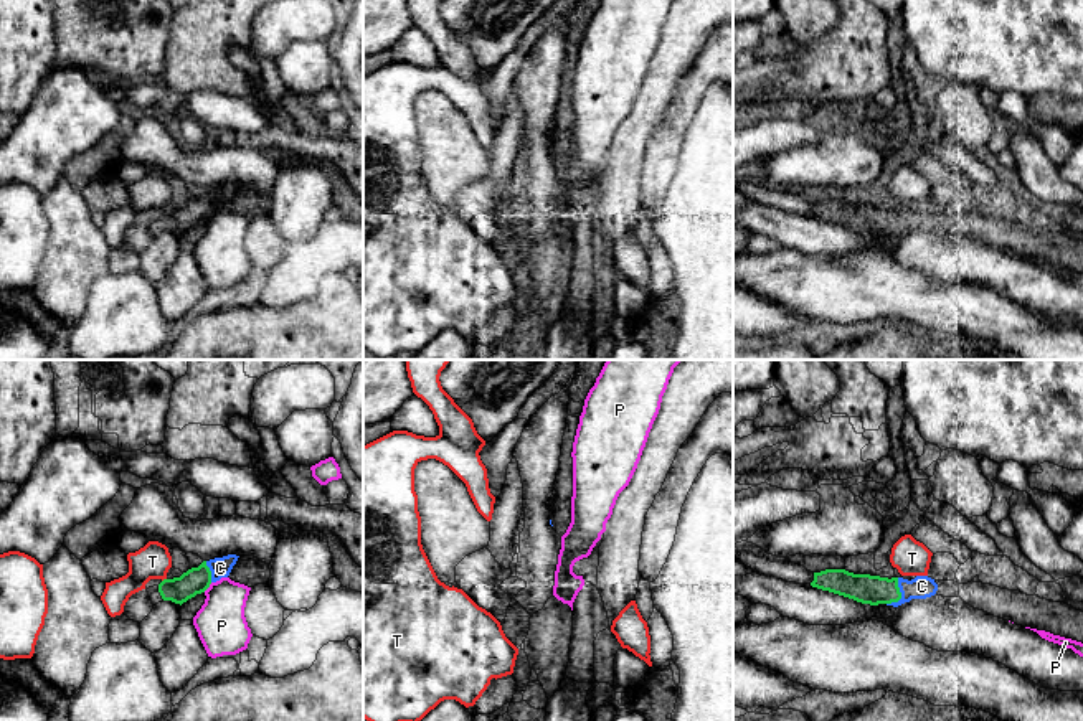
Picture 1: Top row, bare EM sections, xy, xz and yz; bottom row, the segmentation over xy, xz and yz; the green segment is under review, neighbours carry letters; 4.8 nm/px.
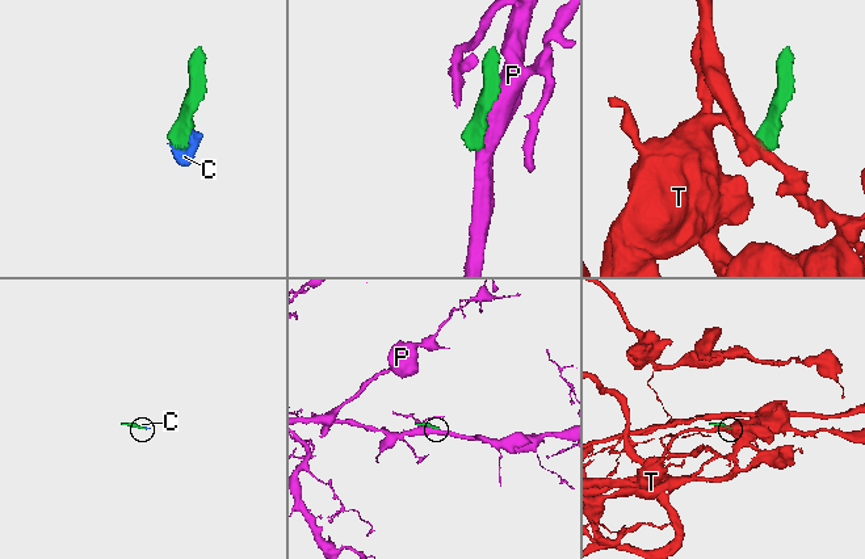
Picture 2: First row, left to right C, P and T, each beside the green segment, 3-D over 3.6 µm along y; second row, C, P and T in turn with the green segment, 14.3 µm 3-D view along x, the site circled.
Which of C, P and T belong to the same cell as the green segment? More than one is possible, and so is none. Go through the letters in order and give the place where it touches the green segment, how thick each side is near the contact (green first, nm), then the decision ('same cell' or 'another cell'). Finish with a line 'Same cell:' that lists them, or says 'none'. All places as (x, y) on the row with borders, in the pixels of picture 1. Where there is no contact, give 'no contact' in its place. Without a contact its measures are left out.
C: contact yz (900, 594); calibres 140 and 110 nm; same cell
P: contact xy (207, 588); calibres 130 and 240 nm; another cell
T: contact xy (164, 579); calibres 130 and 170 nm; another cell
Same cell: C

